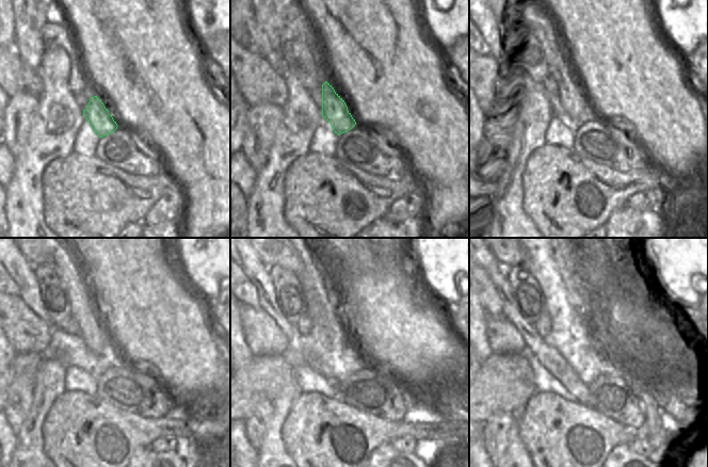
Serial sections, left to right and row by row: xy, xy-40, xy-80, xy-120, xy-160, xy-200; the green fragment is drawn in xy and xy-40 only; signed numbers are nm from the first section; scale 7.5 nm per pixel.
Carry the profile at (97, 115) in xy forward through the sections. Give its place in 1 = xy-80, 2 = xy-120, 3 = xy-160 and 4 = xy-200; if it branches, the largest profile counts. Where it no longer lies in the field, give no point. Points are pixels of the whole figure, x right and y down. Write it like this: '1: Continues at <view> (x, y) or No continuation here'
1: Continues at xy-80 (572, 98)
2: Continues at xy-120 (91, 329)
3: Continues at xy-160 (290, 259)
4: Continues at xy-200 (511, 259).

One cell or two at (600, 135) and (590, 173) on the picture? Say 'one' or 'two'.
two

